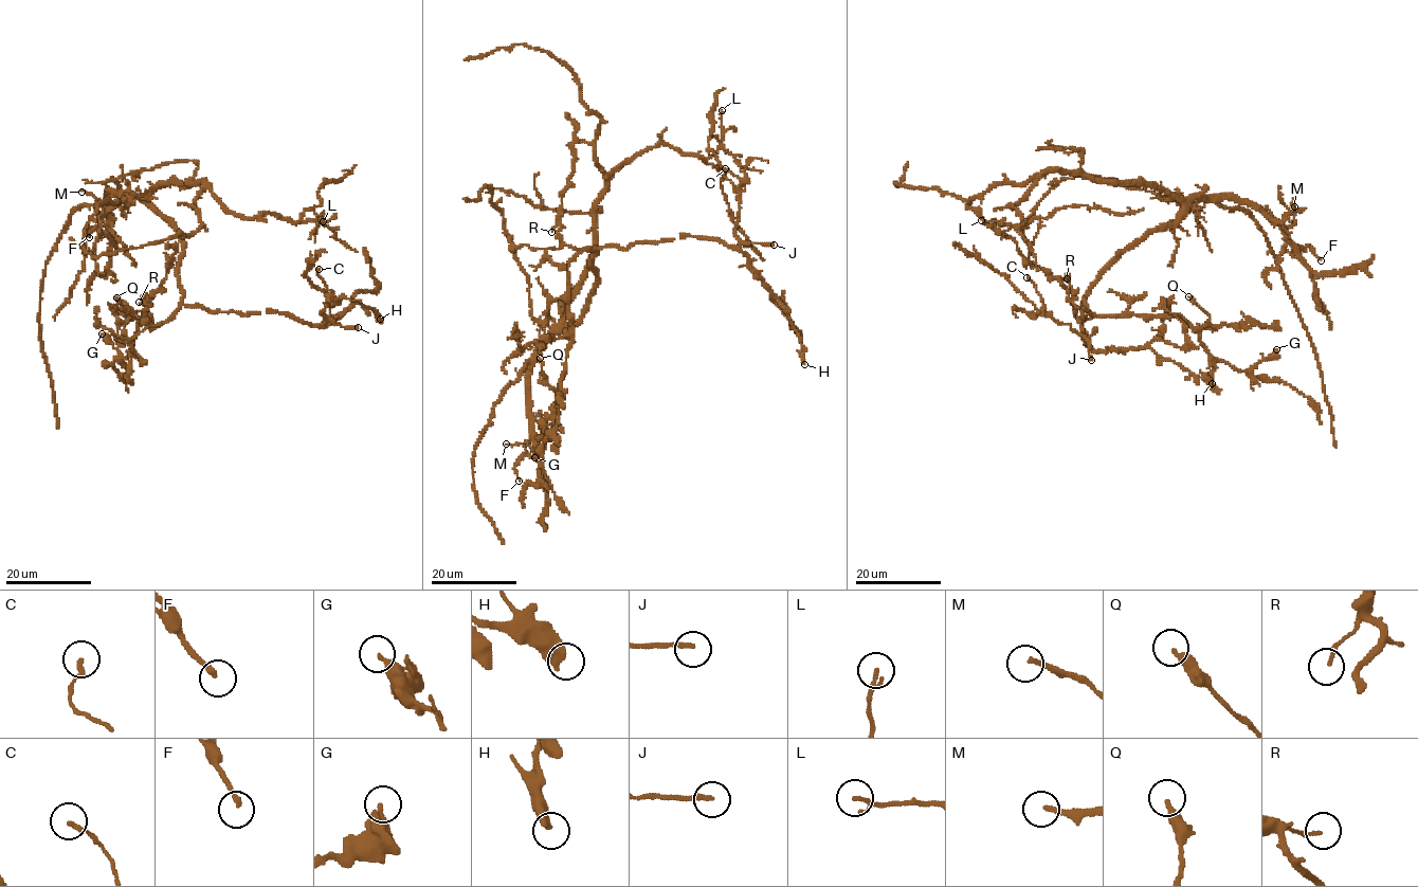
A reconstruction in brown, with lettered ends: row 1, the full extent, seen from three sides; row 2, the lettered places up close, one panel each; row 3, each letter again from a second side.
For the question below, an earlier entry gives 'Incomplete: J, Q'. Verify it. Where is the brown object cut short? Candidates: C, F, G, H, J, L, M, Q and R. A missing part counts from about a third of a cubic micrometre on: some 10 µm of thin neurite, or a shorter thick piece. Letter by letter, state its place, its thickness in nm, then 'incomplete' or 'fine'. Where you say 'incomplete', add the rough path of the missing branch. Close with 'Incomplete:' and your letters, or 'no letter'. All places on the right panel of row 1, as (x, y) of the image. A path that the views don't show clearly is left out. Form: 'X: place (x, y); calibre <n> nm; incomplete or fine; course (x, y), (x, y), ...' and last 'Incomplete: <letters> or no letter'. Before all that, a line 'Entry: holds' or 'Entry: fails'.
Entry: fails
C: place (1026, 277); calibre 170 nm; fine
F: place (1321, 260); calibre 190 nm; fine
G: place (1276, 349); calibre 320 nm; fine
H: place (1212, 383); calibre 500 nm; fine
J: place (1091, 360); calibre 200 nm; incomplete
L: place (981, 220); calibre 110 nm; fine
M: place (1294, 206); calibre 180 nm; fine
Q: place (1188, 296); calibre 320 nm; fine
R: place (1067, 278); calibre 150 nm; fine
Incomplete: J

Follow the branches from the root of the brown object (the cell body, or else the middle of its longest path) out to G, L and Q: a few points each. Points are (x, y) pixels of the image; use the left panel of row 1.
G: (167, 220), (182, 242), (178, 308), (150, 329), (148, 312), (143, 314), (134, 347), (124, 358), (102, 333)
L: (167, 220), (147, 199), (149, 194), (169, 182), (187, 187), (201, 182), (235, 214), (323, 221)
Q: (167, 220), (182, 242), (178, 308), (150, 329), (148, 312), (140, 322), (121, 322), (116, 297)

